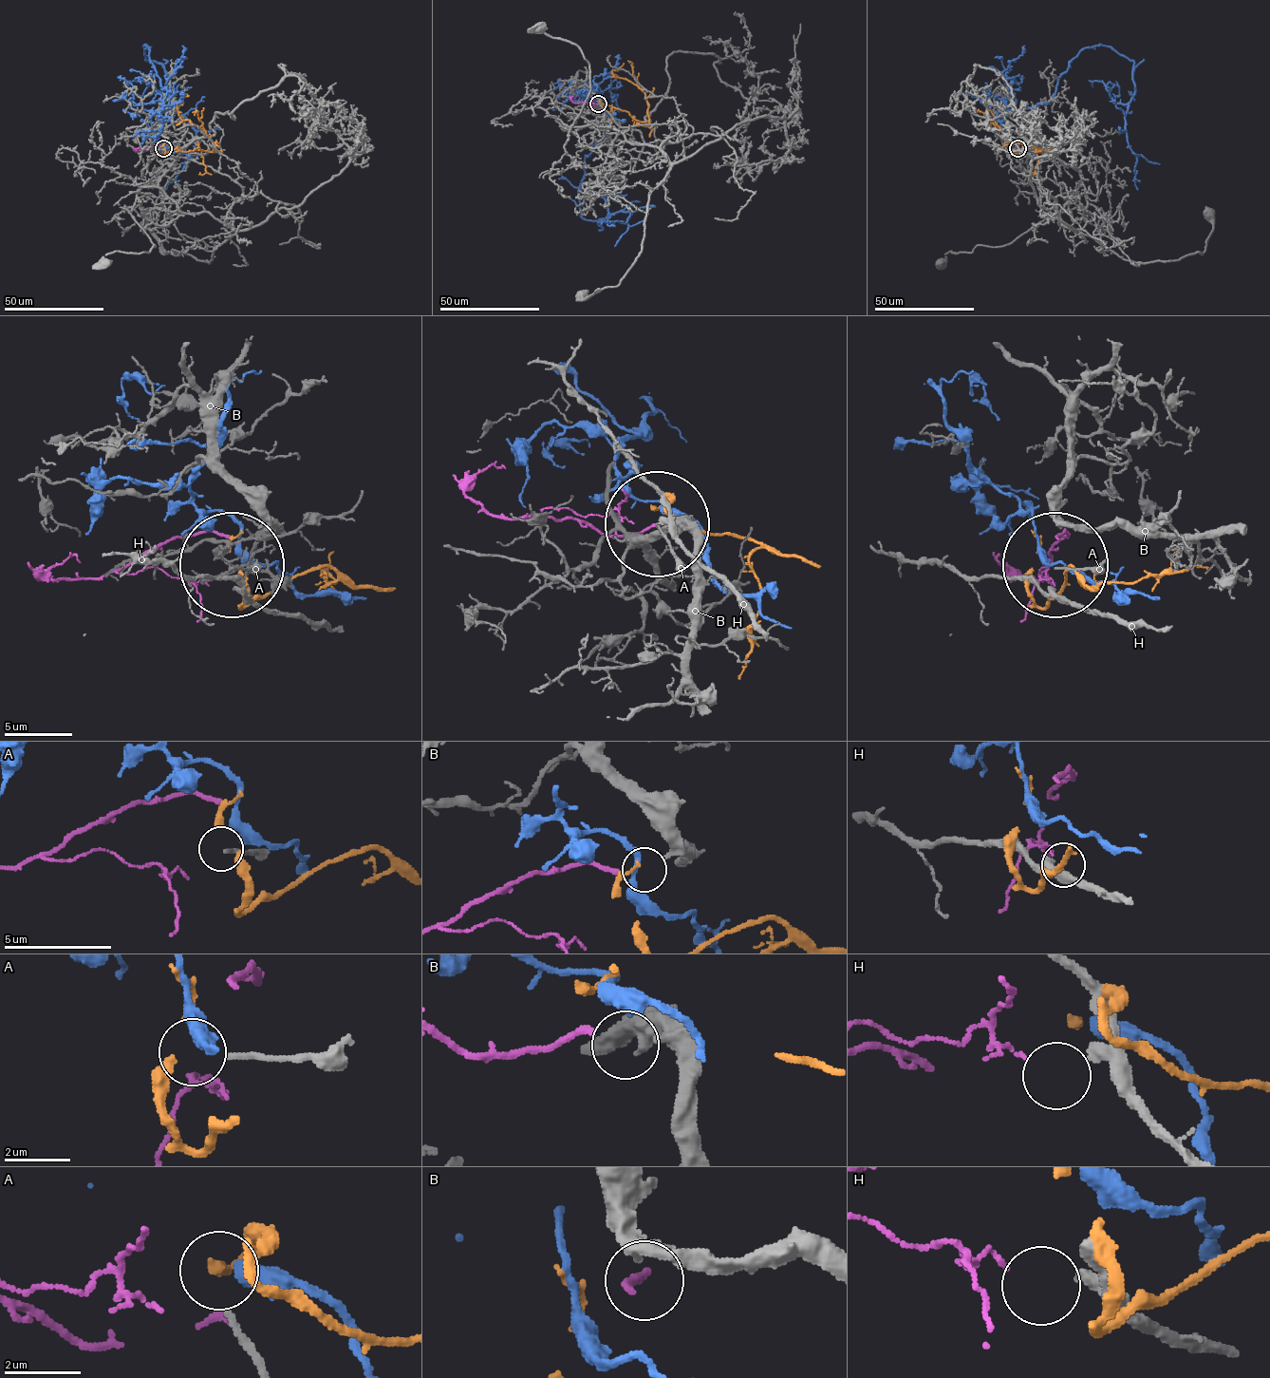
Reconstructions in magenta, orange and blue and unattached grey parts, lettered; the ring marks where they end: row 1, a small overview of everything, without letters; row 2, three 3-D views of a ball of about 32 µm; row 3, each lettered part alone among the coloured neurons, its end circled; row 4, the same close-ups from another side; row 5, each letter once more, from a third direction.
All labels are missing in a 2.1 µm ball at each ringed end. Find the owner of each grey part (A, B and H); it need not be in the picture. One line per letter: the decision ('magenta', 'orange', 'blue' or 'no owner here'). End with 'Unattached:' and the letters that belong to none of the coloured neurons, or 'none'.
A: no owner here
B: magenta
H: no owner here
Unattached: A, H

